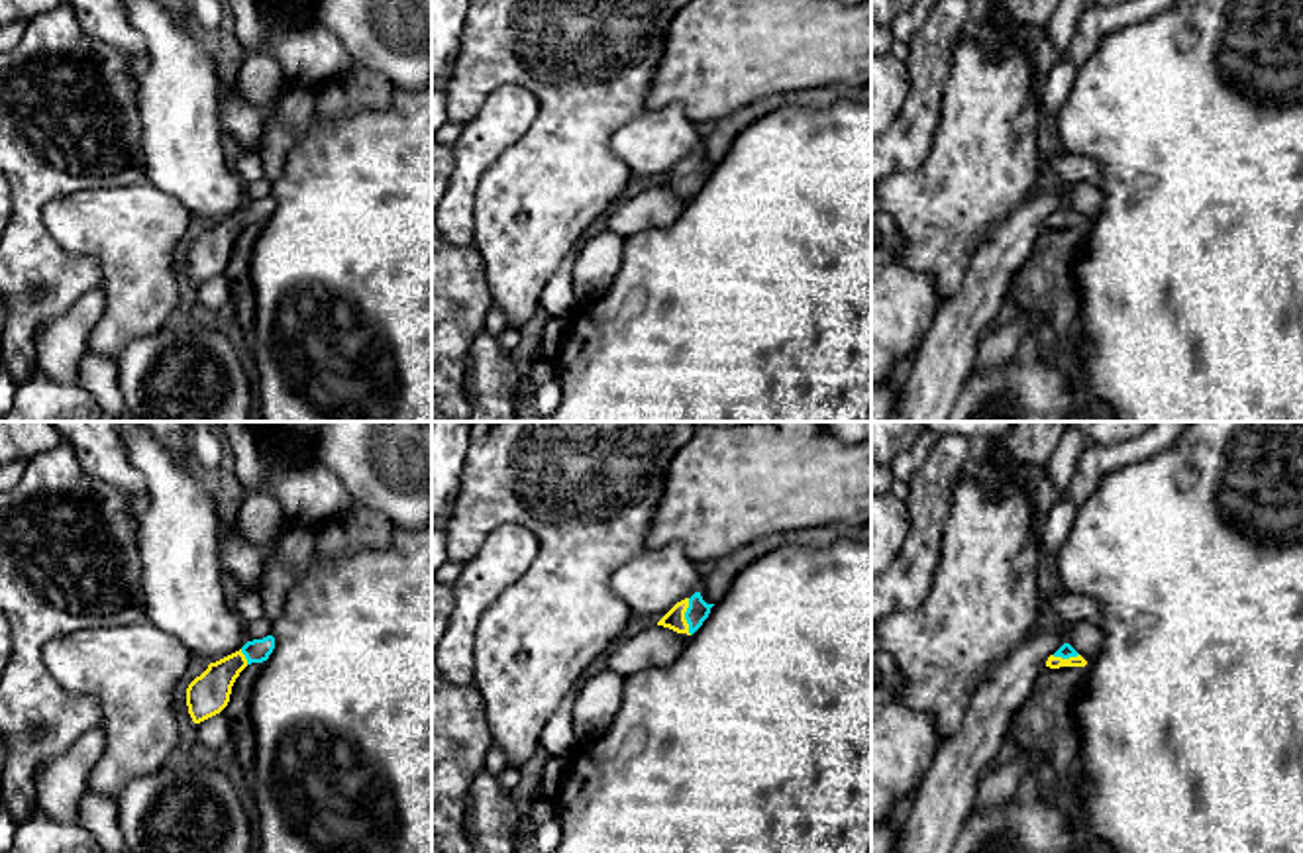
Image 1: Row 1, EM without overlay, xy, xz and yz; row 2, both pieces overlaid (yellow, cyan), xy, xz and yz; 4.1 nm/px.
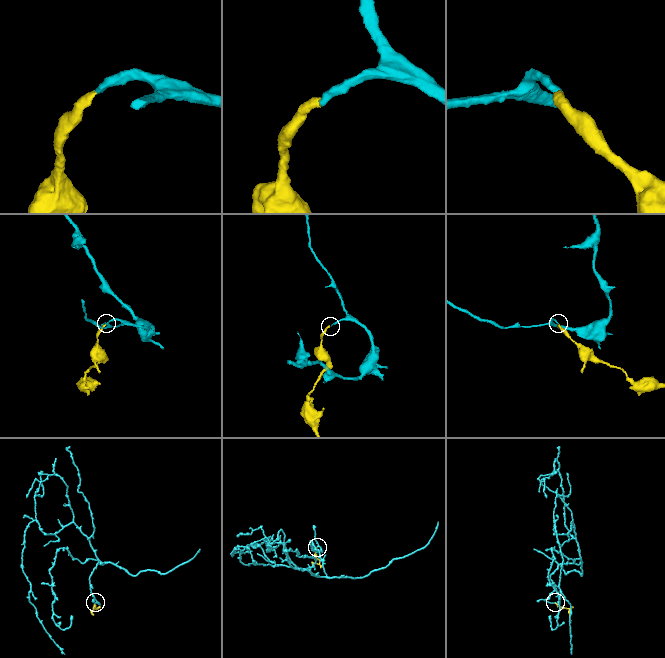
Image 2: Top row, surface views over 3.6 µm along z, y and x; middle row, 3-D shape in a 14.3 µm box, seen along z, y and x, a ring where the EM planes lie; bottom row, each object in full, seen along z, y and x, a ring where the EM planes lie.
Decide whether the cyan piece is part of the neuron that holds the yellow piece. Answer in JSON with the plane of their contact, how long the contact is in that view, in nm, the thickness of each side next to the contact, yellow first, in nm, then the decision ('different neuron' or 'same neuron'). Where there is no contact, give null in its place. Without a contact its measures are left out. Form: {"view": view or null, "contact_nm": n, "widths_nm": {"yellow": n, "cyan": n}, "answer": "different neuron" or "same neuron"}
{"view": "xz", "contact_nm": 150, "widths_nm": {"yellow": 80, "cyan": 90}, "answer": "same neuron"}

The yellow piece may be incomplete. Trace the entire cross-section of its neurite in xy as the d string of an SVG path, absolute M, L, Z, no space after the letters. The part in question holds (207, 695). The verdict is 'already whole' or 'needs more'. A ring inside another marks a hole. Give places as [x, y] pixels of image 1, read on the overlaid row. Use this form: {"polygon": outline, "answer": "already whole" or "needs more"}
{"polygon": "M275 637L247 641L239 651L210 663L186 688L186 706L194 724L220 714L239 673L251 663L263 663L275 649Z", "answer": "needs more"}

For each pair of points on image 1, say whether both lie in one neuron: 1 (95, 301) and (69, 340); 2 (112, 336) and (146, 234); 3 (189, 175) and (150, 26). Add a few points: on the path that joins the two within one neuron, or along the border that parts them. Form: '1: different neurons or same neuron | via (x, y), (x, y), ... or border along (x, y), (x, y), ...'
1: same neuron | via (87, 310), (71, 330)
2: same neuron | via (132, 310), (138, 302), (138, 259)
3: same neuron | via (181, 138), (175, 63)

